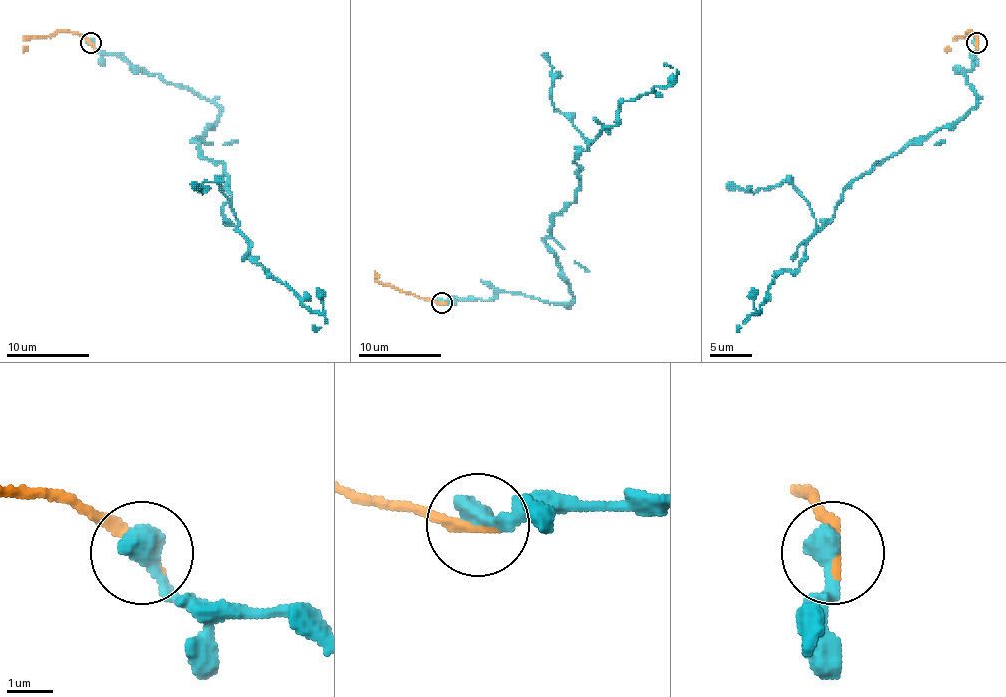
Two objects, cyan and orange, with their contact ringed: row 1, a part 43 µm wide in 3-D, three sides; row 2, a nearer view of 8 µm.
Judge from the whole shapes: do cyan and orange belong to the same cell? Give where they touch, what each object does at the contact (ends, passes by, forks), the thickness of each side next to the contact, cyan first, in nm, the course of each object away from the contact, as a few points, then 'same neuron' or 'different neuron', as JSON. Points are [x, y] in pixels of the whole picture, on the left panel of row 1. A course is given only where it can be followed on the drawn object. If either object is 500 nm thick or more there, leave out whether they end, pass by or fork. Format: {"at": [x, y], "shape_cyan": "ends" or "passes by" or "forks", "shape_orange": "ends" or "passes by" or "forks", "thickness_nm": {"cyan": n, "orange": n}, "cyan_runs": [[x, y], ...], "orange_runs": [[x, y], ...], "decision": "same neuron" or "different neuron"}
{"at": [90, 43], "thickness_nm": {"cyan": 550, "orange": 300}, "cyan_runs": [[90, 42], [221, 109], [194, 140], [223, 165], [223, 217], [323, 315], [312, 325]], "orange_runs": [[90, 42], [71, 32], [27, 36], [23, 40], [23, 53]], "decision": "same neuron"}

